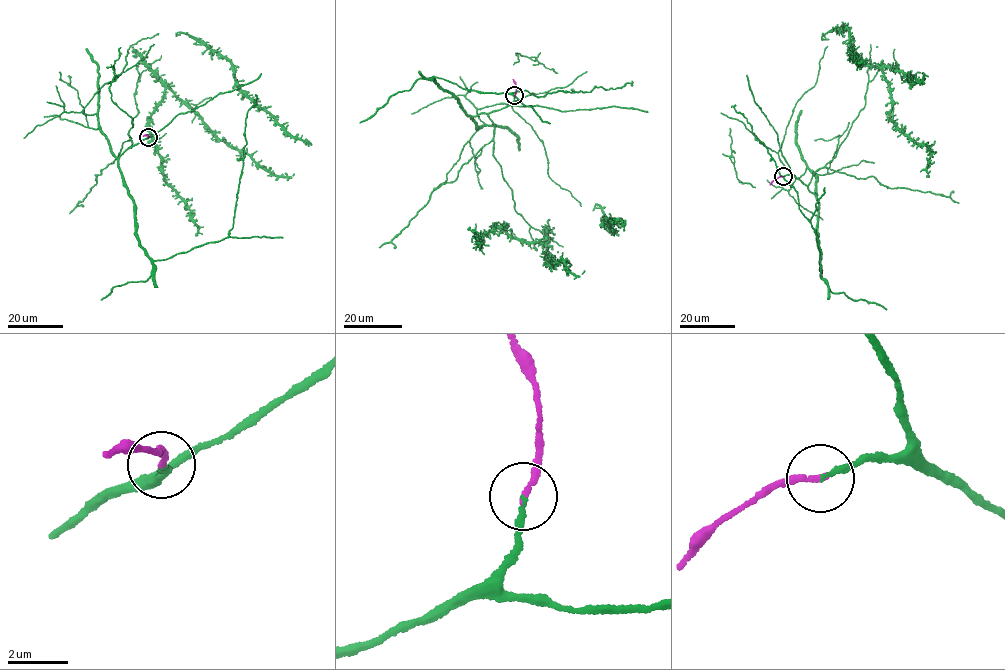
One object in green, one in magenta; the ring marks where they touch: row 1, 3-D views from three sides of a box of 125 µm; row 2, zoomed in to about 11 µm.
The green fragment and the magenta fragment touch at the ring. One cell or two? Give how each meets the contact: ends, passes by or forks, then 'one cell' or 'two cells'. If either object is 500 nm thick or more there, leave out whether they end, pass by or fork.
green ends there; magenta ends there; one cell

